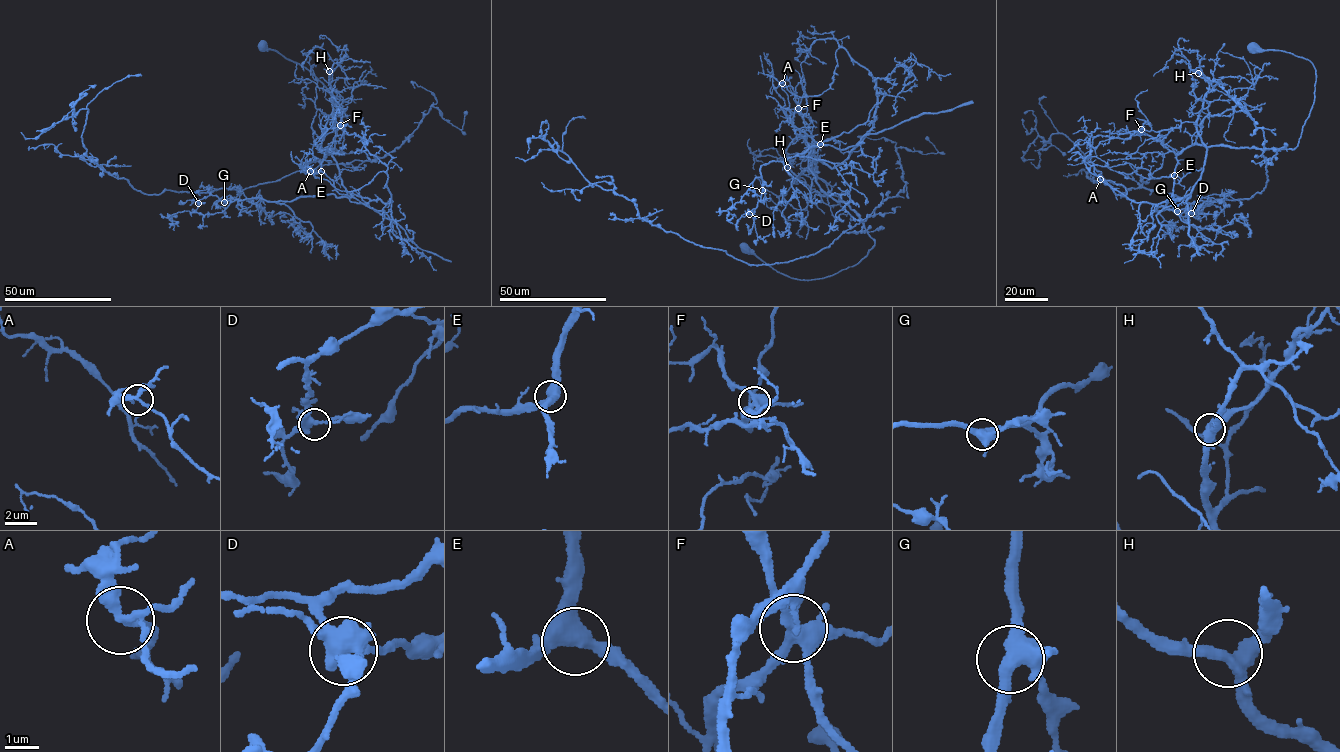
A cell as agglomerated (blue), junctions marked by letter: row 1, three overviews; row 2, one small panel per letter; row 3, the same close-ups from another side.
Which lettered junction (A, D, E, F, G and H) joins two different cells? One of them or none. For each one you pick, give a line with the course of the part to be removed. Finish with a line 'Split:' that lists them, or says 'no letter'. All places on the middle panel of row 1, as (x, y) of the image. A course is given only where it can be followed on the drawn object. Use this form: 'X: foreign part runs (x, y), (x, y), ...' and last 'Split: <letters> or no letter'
F: foreign part runs (798, 108), (811, 158), (834, 168), (873, 125), (876, 80), (840, 47), (824, 91), (796, 96), (782, 83)
Split: F

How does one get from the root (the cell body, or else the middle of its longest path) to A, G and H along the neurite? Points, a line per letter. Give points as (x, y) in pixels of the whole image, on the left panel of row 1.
A: (261, 46), (332, 96), (342, 154), (314, 145), (343, 128), (387, 169), (347, 192), (310, 171)
G: (261, 46), (329, 92), (343, 141), (341, 154), (314, 142), (321, 171), (366, 205), (329, 194), (224, 202)
H: (261, 46), (326, 87), (344, 126), (342, 154), (314, 145), (324, 152), (342, 134), (329, 71)

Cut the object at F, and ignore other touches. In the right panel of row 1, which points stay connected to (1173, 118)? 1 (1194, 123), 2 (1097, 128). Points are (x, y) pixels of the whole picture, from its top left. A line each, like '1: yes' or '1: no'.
1: yes
2: yes

